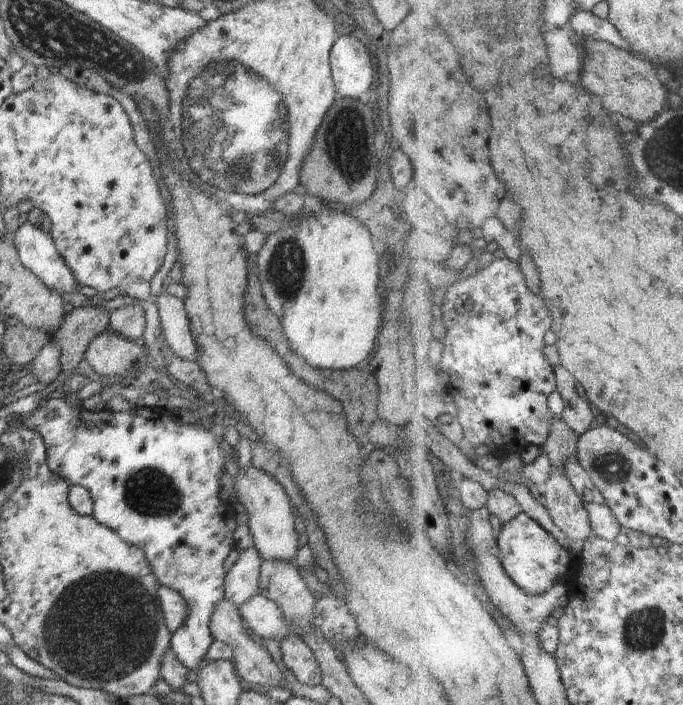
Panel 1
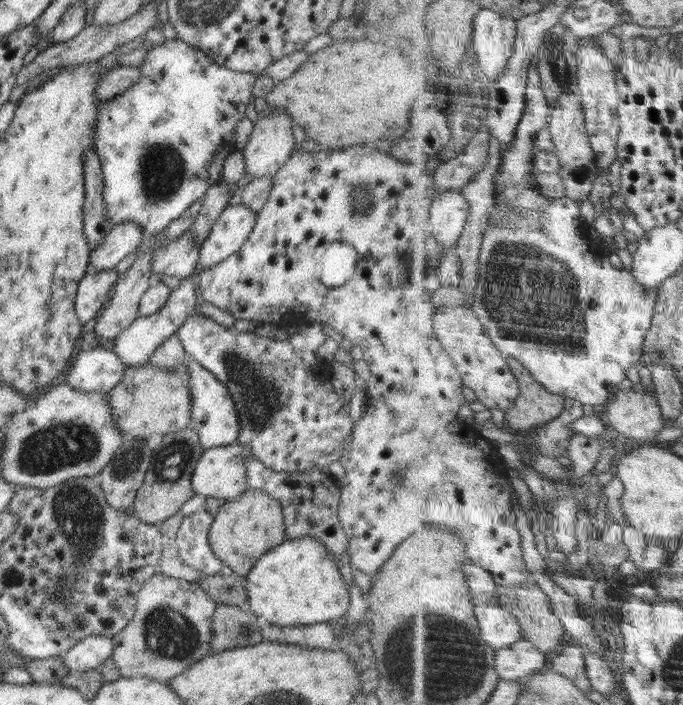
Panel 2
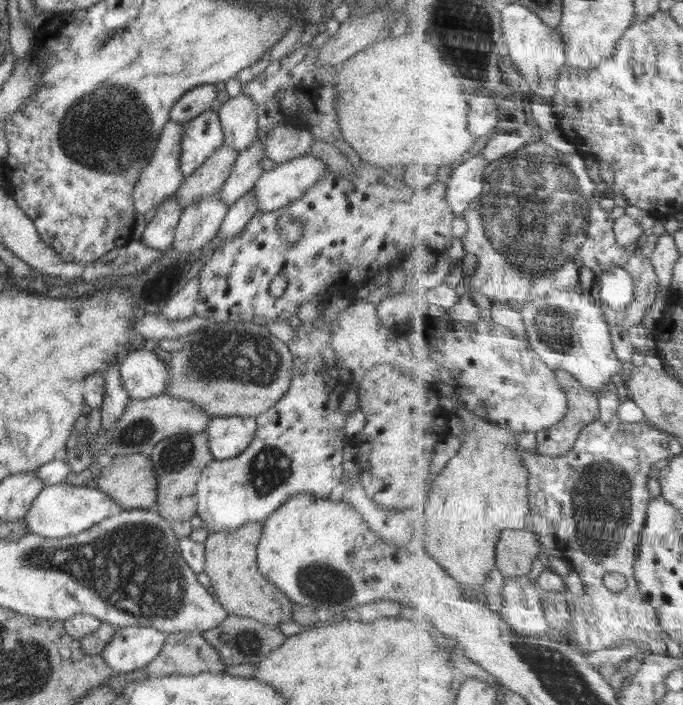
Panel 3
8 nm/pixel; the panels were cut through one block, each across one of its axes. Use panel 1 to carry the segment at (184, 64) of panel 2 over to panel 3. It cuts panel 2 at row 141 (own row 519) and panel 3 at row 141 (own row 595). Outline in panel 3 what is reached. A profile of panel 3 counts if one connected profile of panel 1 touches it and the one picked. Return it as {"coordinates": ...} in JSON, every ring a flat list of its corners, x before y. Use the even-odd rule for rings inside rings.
{"coordinates":[[212,108,182,123,184,124,184,133,182,133,182,139,180,139,180,170,186,177,190,176,201,164,204,164,204,161,212,152,222,148,225,140,219,114,212,111]]}

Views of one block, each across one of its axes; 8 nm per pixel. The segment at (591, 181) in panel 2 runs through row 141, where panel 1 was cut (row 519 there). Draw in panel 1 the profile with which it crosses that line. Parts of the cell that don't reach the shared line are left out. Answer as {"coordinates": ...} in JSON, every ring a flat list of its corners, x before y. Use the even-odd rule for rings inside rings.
{"coordinates":[[553,466,544,491,544,505,555,524,572,540,588,540,595,532,591,513,567,473]]}

